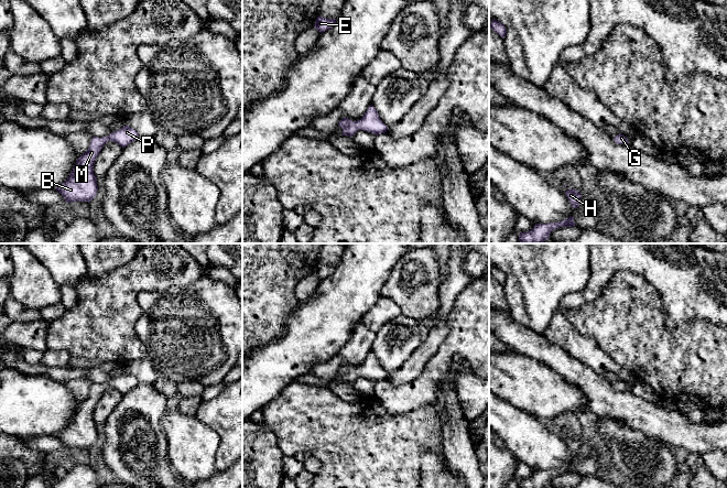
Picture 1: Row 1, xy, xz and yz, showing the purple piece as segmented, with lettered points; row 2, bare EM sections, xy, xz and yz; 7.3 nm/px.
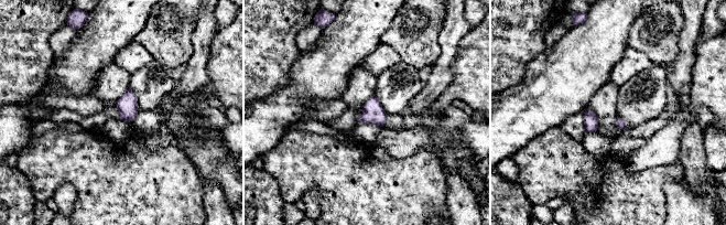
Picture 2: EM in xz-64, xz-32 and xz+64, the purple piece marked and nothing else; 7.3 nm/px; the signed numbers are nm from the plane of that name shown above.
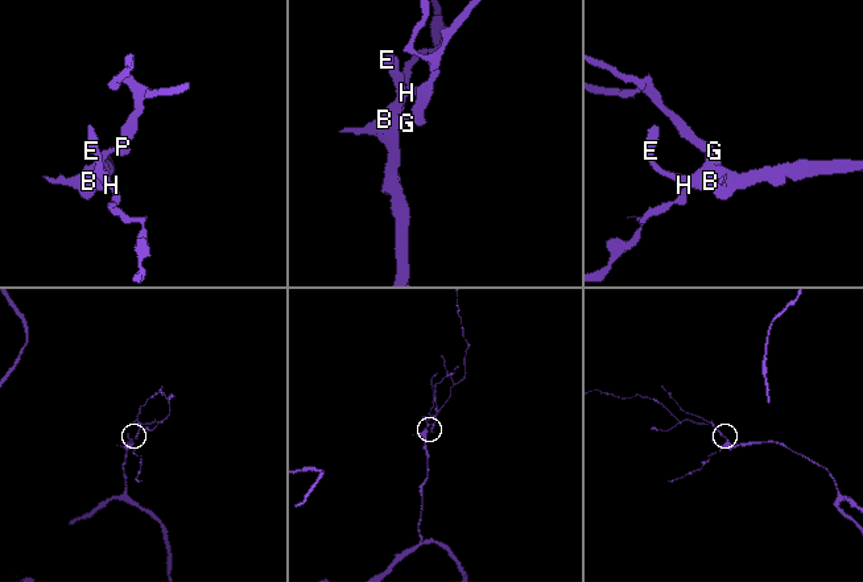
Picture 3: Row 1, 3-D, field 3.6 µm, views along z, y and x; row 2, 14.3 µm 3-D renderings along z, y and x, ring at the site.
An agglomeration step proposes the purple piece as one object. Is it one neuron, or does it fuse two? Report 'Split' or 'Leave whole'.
Leave whole

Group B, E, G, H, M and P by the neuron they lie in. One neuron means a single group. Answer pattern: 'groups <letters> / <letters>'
groups B E G H M P

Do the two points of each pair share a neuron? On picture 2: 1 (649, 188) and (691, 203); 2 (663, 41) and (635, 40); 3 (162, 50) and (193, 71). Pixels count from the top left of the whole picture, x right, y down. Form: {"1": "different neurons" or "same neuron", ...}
{"1": "different neurons", "2": "same neuron", "3": "different neurons"}

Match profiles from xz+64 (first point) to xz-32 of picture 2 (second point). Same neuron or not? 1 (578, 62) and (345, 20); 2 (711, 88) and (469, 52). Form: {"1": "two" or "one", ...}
{"1": "one", "2": "one"}

